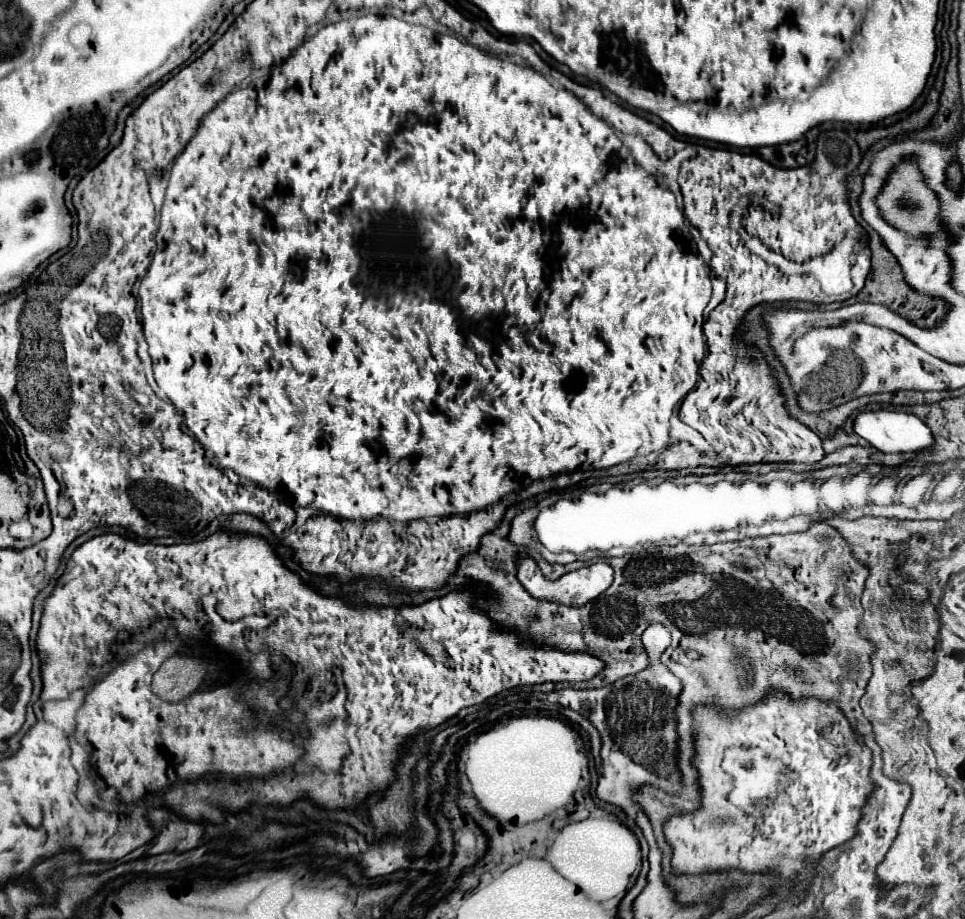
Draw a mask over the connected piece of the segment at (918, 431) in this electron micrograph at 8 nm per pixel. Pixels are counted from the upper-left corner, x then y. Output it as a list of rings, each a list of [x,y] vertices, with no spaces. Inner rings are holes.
[[[859,412],[853,430],[879,452],[919,452],[933,444],[931,430],[907,412]]]

